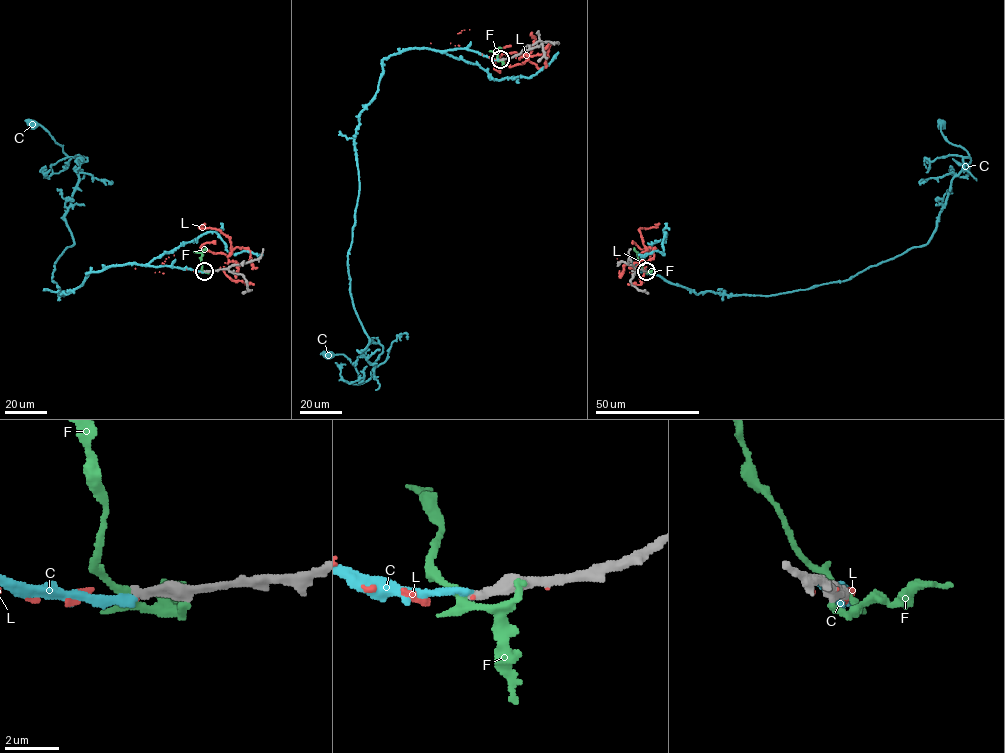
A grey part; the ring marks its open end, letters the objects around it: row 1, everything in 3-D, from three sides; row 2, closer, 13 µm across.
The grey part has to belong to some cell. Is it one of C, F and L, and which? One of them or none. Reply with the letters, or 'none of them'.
C

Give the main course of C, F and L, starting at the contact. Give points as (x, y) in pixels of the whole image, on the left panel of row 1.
C: (204, 271), (109, 265), (59, 296), (52, 273), (74, 244), (64, 214), (78, 162), (33, 124)
F: (204, 271), (201, 252), (205, 247)
L: (205, 272), (220, 267), (231, 251), (230, 240), (219, 230), (199, 227), (205, 224)

